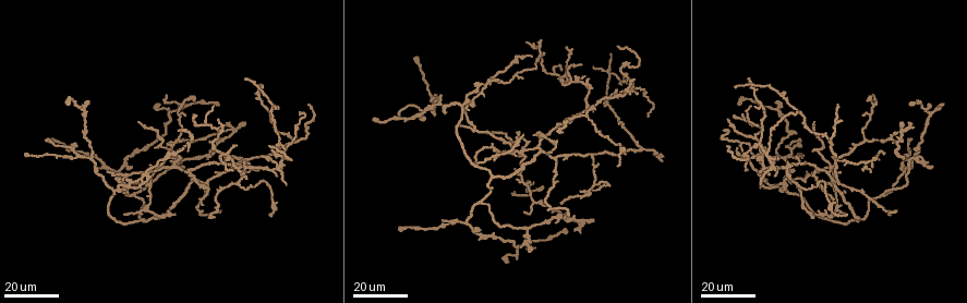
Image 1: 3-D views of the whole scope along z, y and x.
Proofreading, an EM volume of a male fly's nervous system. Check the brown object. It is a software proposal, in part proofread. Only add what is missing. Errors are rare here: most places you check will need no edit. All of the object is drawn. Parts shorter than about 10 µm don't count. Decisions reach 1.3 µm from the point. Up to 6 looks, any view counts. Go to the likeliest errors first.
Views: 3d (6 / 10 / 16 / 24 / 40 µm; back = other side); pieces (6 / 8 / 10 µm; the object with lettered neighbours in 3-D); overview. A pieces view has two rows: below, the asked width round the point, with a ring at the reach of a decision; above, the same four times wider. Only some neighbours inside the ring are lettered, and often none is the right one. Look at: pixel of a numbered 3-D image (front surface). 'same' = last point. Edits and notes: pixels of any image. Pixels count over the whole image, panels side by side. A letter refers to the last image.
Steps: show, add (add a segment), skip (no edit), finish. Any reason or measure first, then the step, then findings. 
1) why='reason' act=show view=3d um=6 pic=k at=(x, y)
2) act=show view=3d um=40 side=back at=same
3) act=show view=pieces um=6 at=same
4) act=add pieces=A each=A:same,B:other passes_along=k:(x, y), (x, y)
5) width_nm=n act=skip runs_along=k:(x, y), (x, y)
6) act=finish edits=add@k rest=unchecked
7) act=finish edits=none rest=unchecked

why='tapers out' act=show view=3d um=24 pic=1 at=(618, 46)

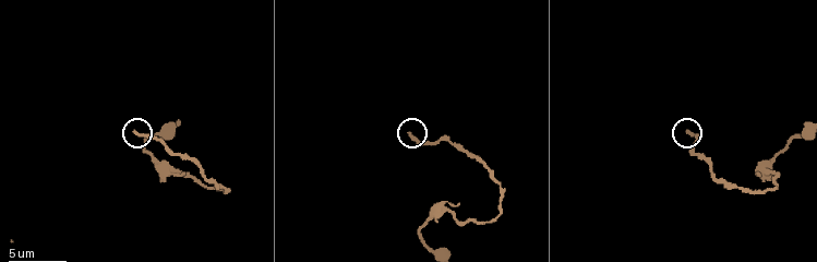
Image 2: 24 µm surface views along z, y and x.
act=show view=pieces um=6 pic=2 at=(409, 134)

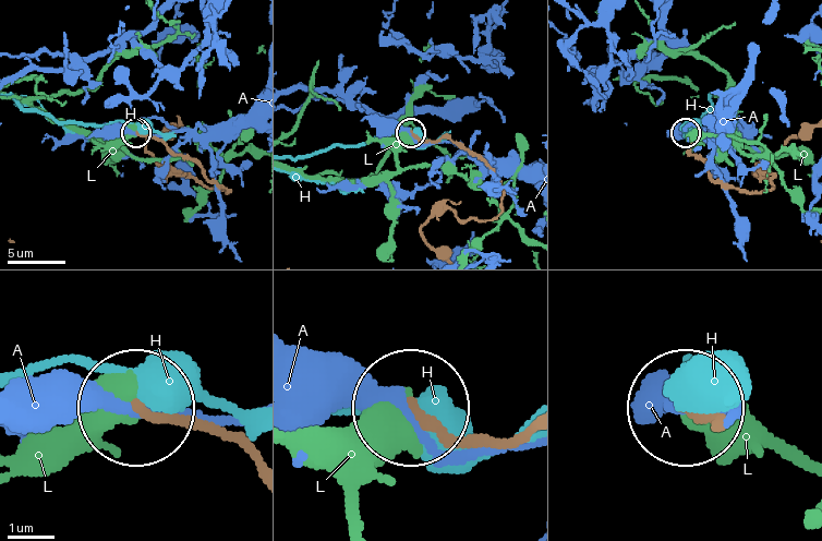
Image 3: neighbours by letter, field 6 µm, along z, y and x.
act=skip each=A:other,H:other,L:other runs_along=3:(179, 170), (227, 190), (213, 184), (189, 159), (137, 132) found='none of them fits'

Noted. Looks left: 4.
why='long arm stops here' act=show view=3d um=24 pic=1 at=(398, 229)

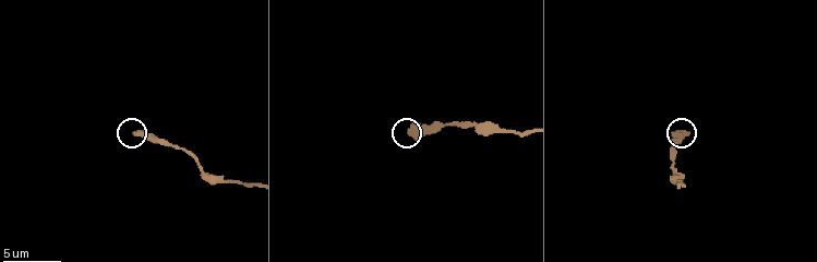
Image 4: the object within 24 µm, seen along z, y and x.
act=show view=pieces um=8 pic=4 at=(412, 132)

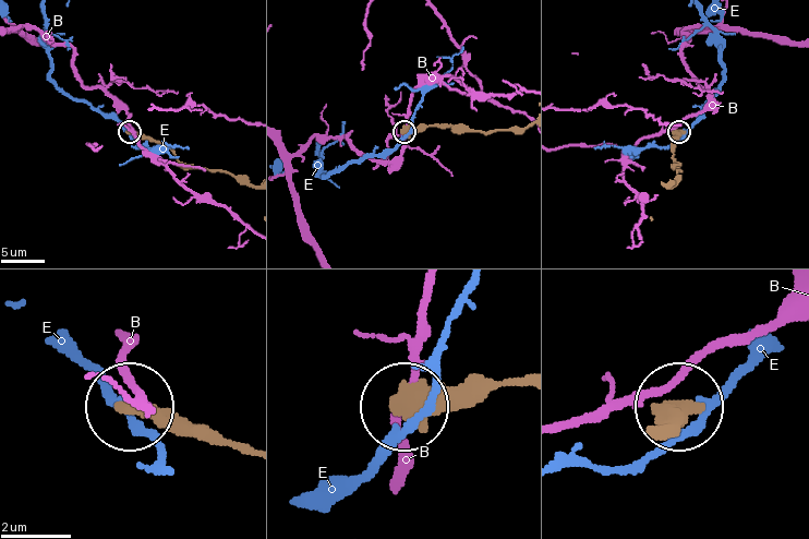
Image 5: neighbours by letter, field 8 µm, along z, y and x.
act=skip each=B:other,E:other runs_along=5:(516, 386), (445, 386), (403, 400) found='no lettered segment goes on from it'

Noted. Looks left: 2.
why='branch stops here' act=show view=3d um=16 pic=1 at=(516, 258)

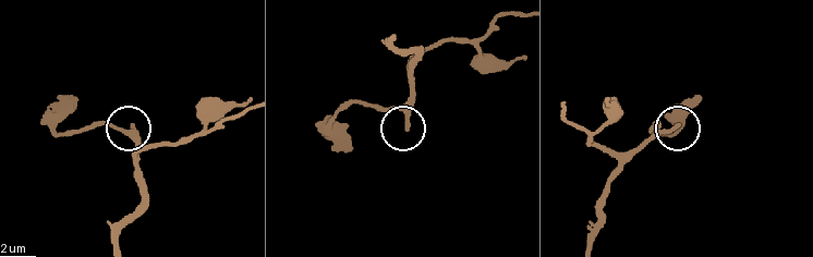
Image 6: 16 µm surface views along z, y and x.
why='see the neighbours' act=show view=pieces um=10 pic=6 at=(406, 126)

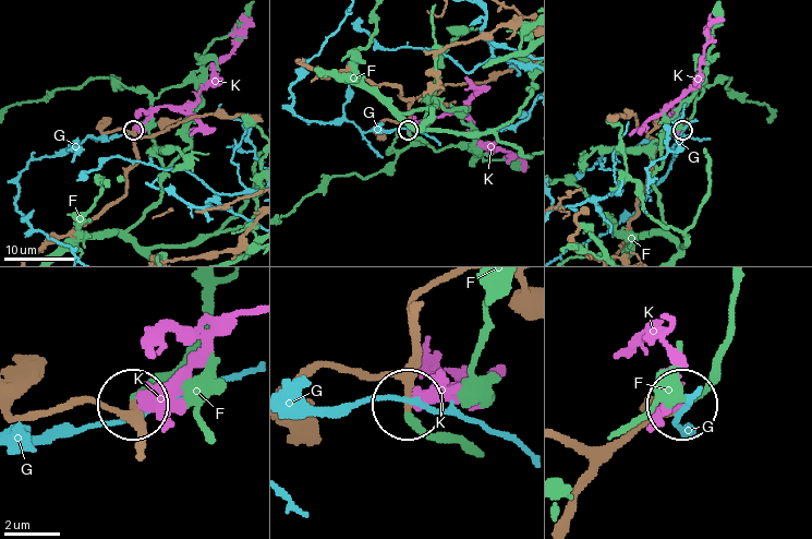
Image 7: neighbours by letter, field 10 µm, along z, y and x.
act=skip each=F:other,G:other,K:other runs_along=7:(570, 518), (578, 491), (633, 434), (680, 408) found='none of them fits'

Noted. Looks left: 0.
act=finish edits=none rest=unchecked

